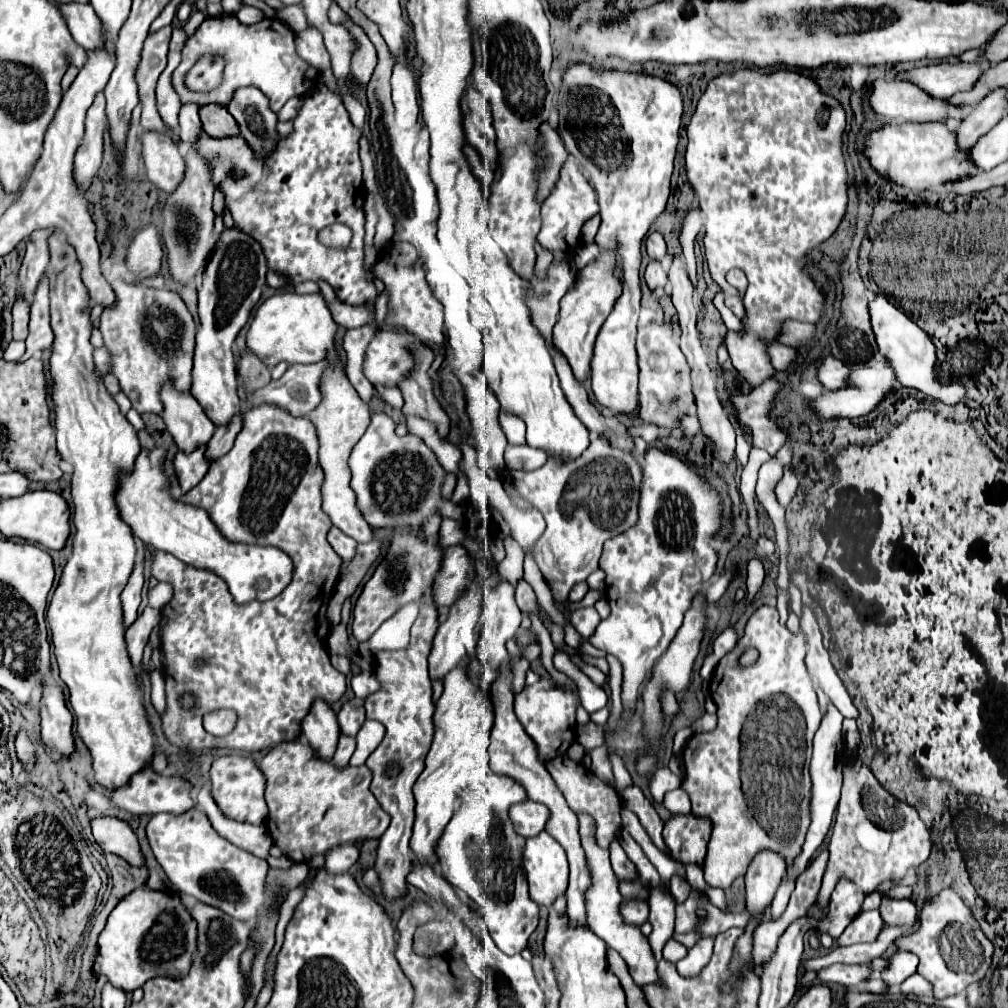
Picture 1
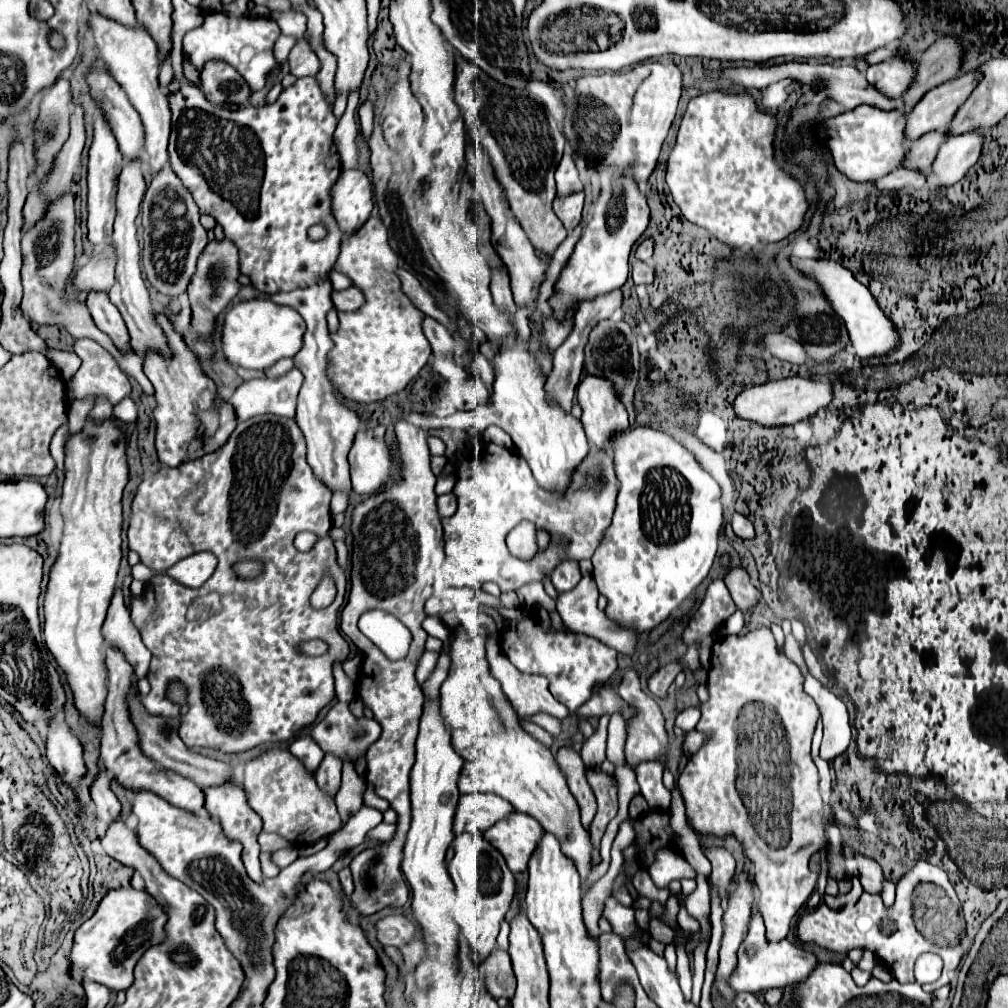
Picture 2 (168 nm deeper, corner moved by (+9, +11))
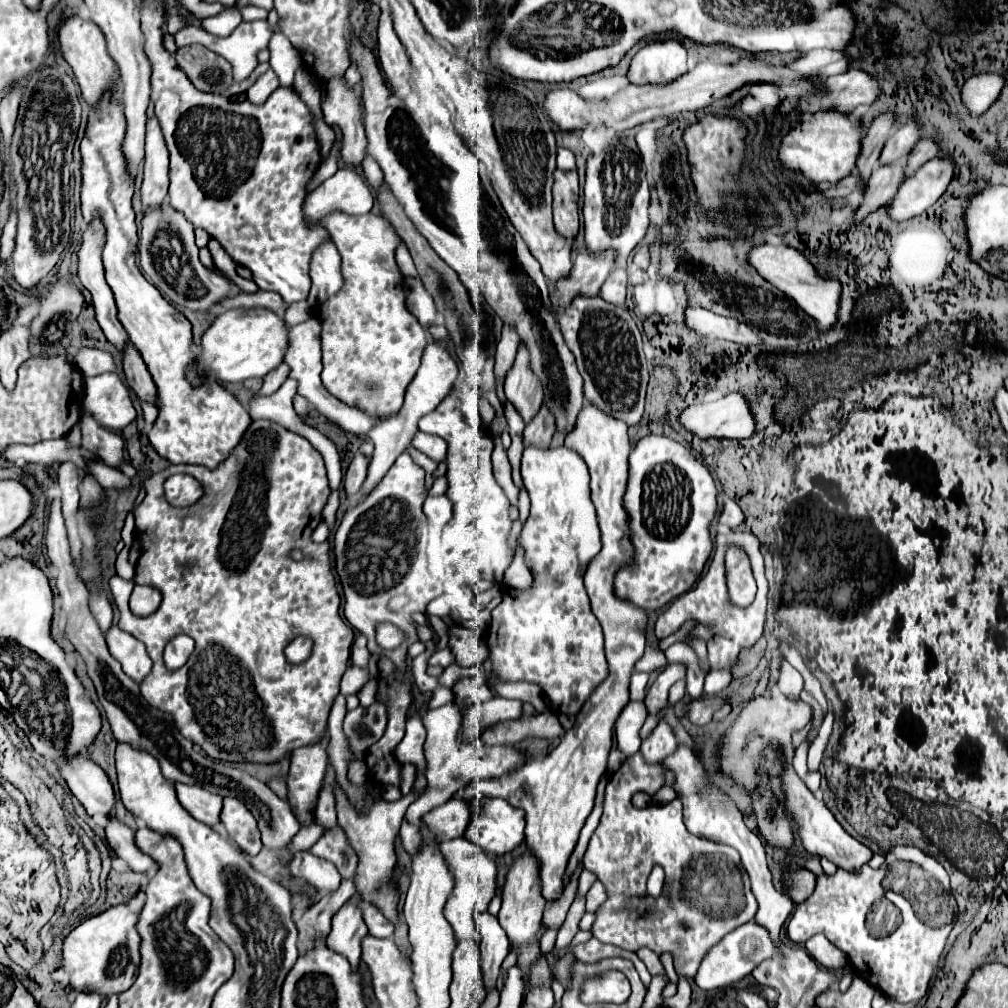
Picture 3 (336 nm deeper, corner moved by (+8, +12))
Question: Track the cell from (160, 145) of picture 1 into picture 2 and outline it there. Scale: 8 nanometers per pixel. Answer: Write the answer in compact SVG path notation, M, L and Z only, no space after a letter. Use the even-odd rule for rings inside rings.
M98 65L90 71L88 85L92 89L92 97L96 105L100 105L102 111L106 113L106 119L118 141L120 153L128 161L142 159L144 127L140 121L140 115L130 105L122 87L110 75L100 73Z

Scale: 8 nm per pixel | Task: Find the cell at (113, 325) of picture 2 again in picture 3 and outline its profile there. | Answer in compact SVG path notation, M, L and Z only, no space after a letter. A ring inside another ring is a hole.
M129 346L129 350L125 350L123 372L125 372L127 384L133 388L137 398L141 402L149 402L149 404L157 406L157 386L149 374L141 354L137 354L137 350L133 346Z

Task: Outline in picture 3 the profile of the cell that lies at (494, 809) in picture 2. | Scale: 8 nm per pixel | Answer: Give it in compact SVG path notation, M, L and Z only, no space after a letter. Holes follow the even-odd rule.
M451 798L449 802L423 814L421 822L429 826L427 830L435 842L453 840L453 838L459 838L465 834L471 812L473 812L471 806L473 806L473 802Z

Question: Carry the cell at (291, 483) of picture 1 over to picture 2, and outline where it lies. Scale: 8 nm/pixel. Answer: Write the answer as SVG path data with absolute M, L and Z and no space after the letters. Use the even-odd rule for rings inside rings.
M256 415L244 423L238 423L236 429L232 431L230 439L214 453L210 455L204 455L200 459L194 459L194 461L188 461L176 469L170 469L170 467L162 467L154 477L146 479L140 483L138 487L138 493L134 497L134 503L132 503L132 519L130 519L130 527L128 527L128 547L130 551L136 551L142 559L142 563L150 569L156 569L156 571L166 571L170 569L172 565L176 565L178 561L194 555L194 553L200 553L200 551L210 551L216 555L218 559L218 567L216 571L212 573L212 577L198 589L192 589L192 587L186 587L182 583L178 583L176 579L172 579L170 575L158 575L154 577L146 589L144 589L144 595L136 601L132 599L132 605L130 605L130 611L132 611L132 623L138 627L140 635L142 635L142 641L144 645L150 649L152 653L152 663L150 663L150 671L148 671L148 681L152 685L152 691L142 697L142 705L146 707L146 711L150 715L160 715L160 717L170 717L170 719L180 719L180 729L178 729L178 735L180 739L184 739L184 745L186 747L212 747L212 749L220 749L224 753L240 753L240 751L246 751L246 749L252 749L256 745L262 745L262 743L278 743L278 741L288 741L296 735L296 731L300 727L306 727L306 725L312 725L316 715L320 713L320 709L324 709L332 699L334 699L334 675L332 675L332 665L336 659L346 659L348 653L350 653L350 647L348 643L344 641L344 637L340 635L338 631L338 619L339 609L344 603L344 596L346 592L347 579L344 570L338 564L336 547L334 547L334 539L330 537L330 529L332 529L332 521L330 521L330 497L328 491L324 491L324 487L320 487L320 483L316 483L316 477L312 475L312 469L308 467L306 459L304 459L304 435L300 431L300 427L296 425L296 419L290 419L290 417L276 417L276 415ZM300 531L312 531L314 535L318 535L318 541L316 545L306 551L306 553L300 553L296 547L294 547L294 537L296 533ZM240 559L260 559L264 561L266 565L266 571L260 579L252 579L252 581L242 581L242 579L234 579L234 571L232 571L232 565ZM328 575L336 586L336 596L334 603L328 605L326 609L314 609L310 605L310 595L314 593L314 589L318 587L318 583L322 581L322 577ZM310 639L324 639L328 645L330 645L330 651L326 655L320 655L320 657L312 657L312 655L306 655L300 651L300 645L310 641ZM170 679L180 679L190 695L188 695L188 703L190 703L190 709L186 715L180 715L180 709L178 705L170 705L168 699L166 699L166 683Z

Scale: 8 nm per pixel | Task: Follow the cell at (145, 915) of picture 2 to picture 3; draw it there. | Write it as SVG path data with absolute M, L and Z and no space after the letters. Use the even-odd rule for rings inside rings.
M127 904L113 906L97 916L87 918L65 938L63 944L63 970L71 978L71 986L99 994L103 998L111 994L121 994L133 986L139 966L139 934L137 934L137 914L129 912Z

